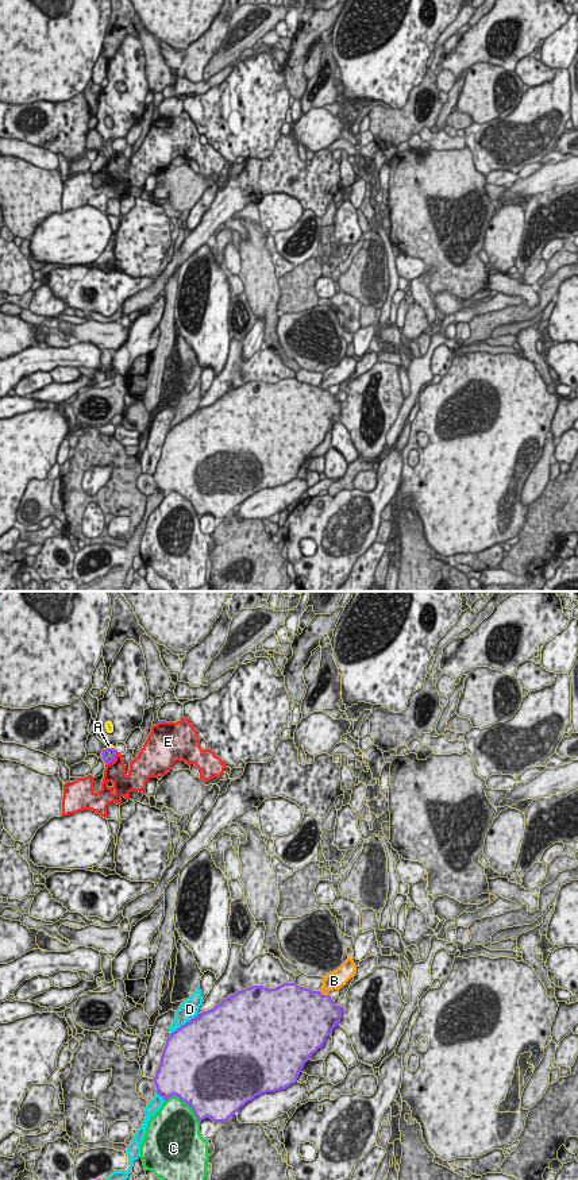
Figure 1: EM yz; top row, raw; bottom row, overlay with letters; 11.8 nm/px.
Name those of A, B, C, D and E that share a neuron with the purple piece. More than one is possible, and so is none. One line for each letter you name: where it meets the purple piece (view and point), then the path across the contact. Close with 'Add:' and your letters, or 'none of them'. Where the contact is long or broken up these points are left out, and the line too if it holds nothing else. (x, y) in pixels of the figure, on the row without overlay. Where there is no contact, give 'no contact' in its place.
A: yz (110, 142) | across yz (108, 150), (110, 142), (108, 141)
Add: A

